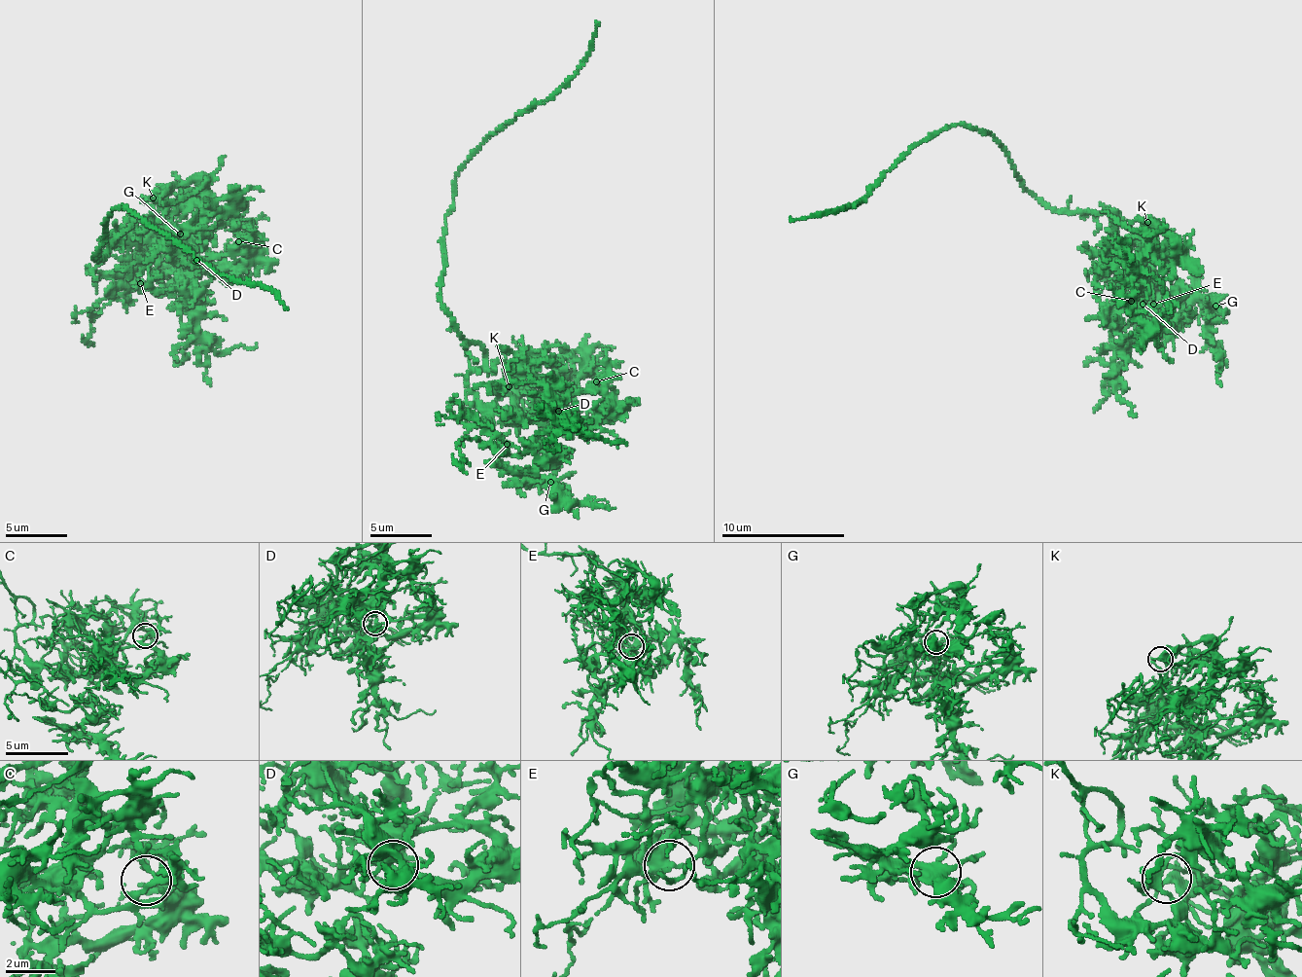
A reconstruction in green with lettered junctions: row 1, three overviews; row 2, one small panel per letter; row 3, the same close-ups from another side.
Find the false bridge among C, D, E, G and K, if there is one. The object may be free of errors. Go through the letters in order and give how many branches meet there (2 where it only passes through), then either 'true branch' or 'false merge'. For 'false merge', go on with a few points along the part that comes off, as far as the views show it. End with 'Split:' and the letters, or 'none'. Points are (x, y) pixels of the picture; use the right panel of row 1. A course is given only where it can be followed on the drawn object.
C: 3 branches meet; true branch
D: 4 branches meet; true branch
E: 4 branches meet; true branch
G: 4 branches meet; true branch
K: 3 branches meet; true branch
Split: none

